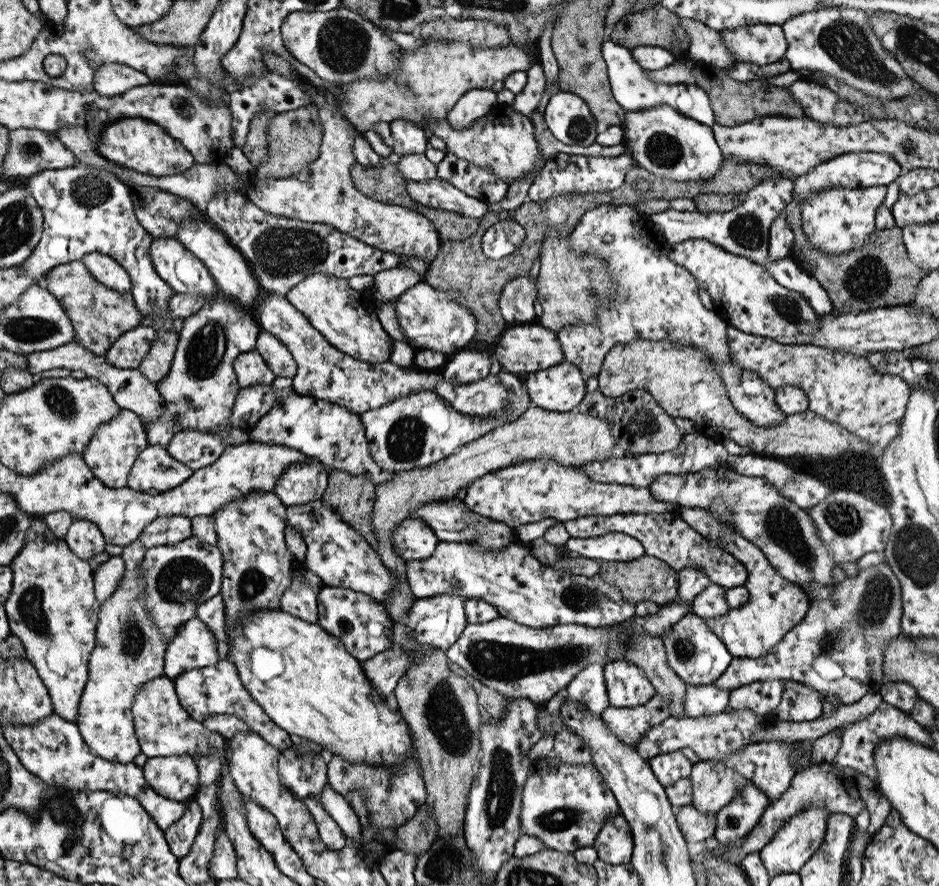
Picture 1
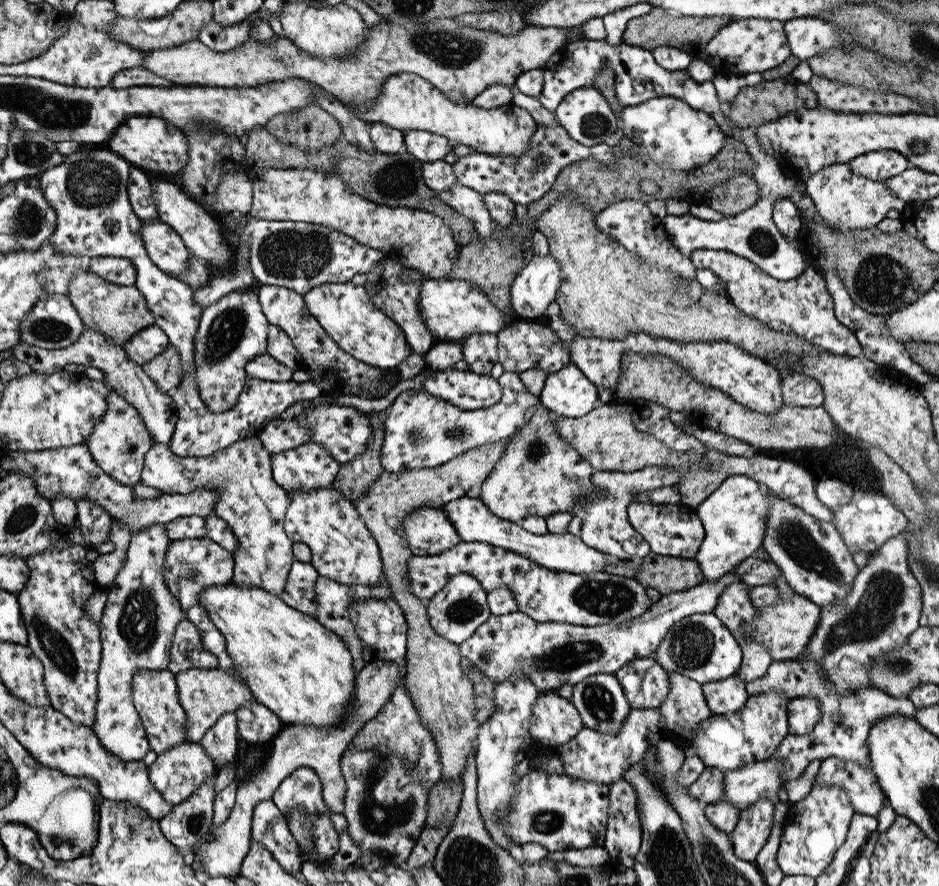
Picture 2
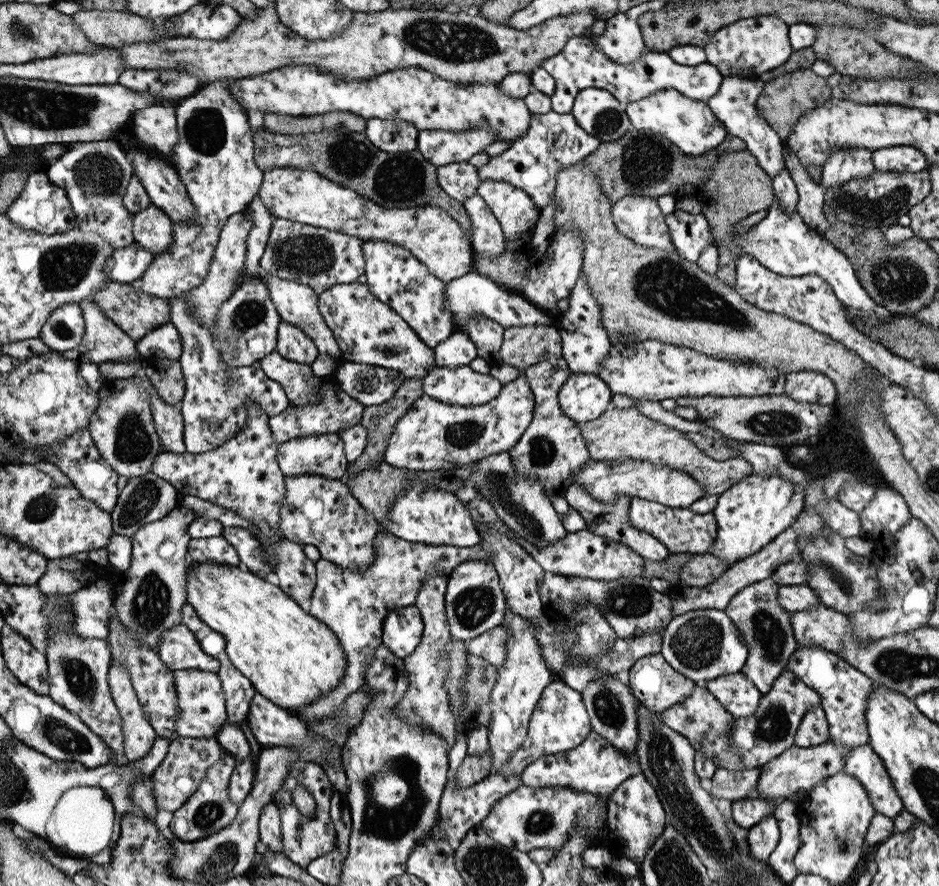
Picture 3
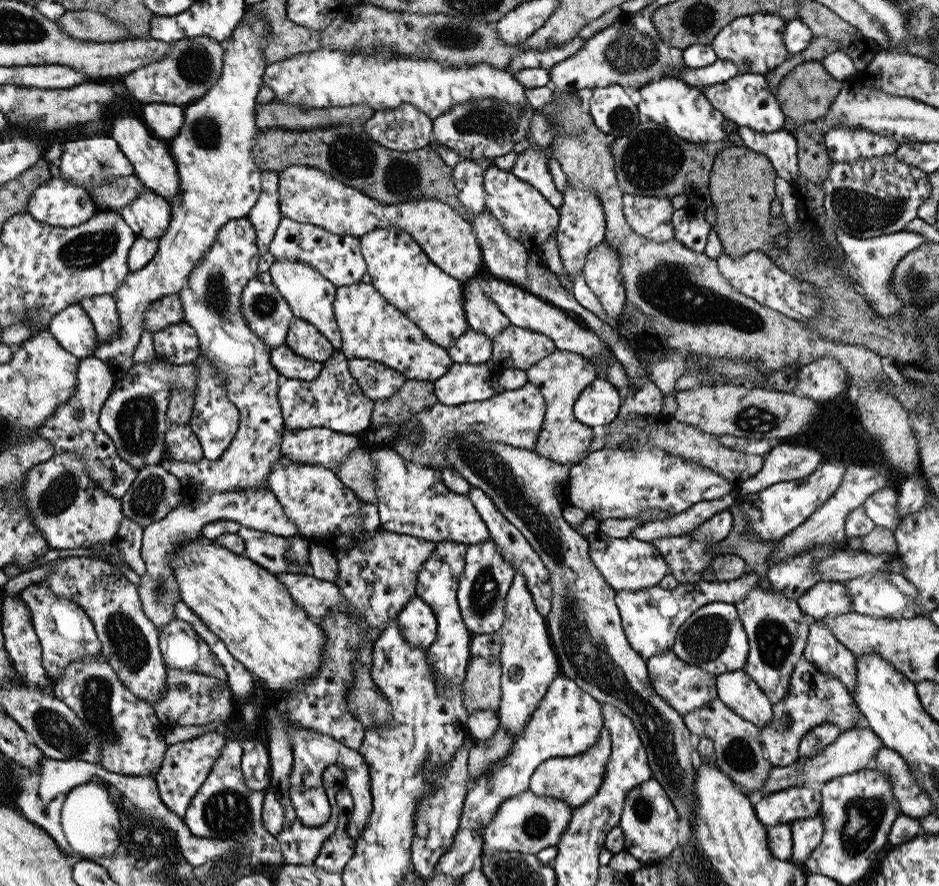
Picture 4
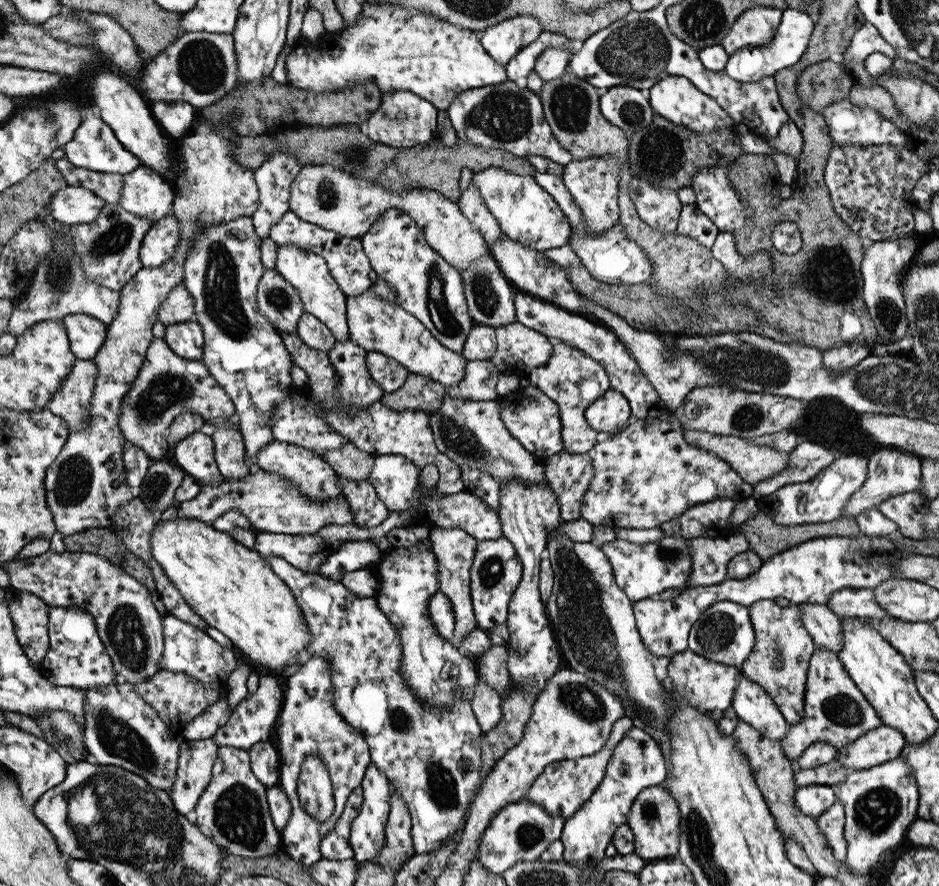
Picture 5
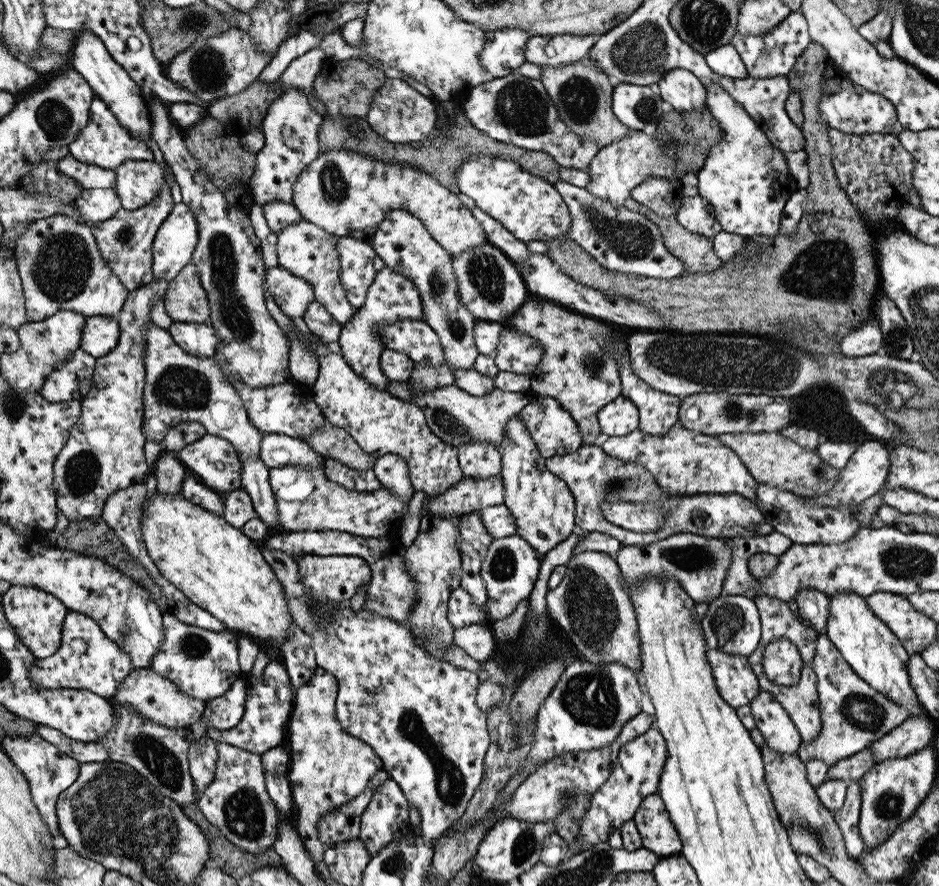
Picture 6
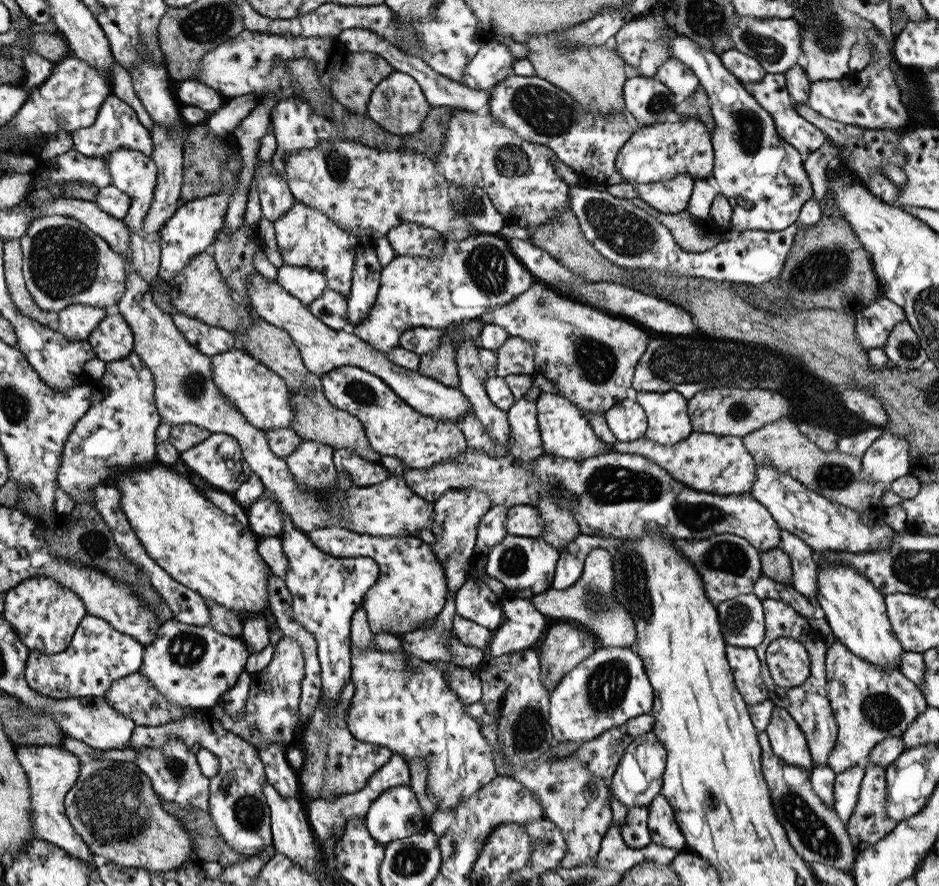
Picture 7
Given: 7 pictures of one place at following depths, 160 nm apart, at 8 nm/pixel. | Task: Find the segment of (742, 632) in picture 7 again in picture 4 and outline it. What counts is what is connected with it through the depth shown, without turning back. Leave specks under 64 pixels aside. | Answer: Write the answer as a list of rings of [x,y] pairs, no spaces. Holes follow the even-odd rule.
[[[711,602],[695,610],[680,625],[671,651],[680,661],[712,675],[743,670],[749,655],[749,640],[735,604]]]

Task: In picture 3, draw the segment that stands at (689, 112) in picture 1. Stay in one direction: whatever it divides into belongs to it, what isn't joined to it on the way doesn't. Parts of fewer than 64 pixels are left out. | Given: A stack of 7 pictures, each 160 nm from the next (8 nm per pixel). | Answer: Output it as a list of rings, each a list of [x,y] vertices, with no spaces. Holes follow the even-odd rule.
[[[575,36],[567,40],[566,46],[558,54],[541,62],[541,67],[554,77],[554,94],[550,96],[551,110],[558,114],[570,113],[578,92],[592,87],[607,90],[618,102],[625,105],[665,88],[674,88],[688,98],[709,102],[718,92],[724,78],[711,64],[684,66],[674,62],[667,52],[648,51],[634,62],[620,64],[610,60],[598,47],[590,45],[590,39],[586,36]]]

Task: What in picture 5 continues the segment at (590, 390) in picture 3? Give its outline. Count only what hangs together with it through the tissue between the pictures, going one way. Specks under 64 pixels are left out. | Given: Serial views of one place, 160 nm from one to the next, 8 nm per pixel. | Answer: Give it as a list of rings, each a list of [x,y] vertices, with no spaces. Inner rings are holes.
[[[610,387],[600,398],[591,402],[584,412],[588,424],[605,436],[618,430],[628,420],[631,408],[624,395]]]

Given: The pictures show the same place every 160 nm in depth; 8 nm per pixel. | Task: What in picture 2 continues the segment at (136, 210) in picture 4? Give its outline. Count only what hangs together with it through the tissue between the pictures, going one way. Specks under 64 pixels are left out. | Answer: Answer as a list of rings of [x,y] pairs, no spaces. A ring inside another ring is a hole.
[[[160,218],[143,223],[141,234],[149,258],[171,277],[185,272],[190,266],[190,251],[174,228],[162,223]]]

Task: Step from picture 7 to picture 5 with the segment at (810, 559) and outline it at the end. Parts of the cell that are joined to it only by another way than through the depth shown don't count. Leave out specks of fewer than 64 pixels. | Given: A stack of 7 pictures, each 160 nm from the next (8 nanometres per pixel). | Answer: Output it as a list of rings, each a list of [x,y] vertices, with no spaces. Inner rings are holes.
[[[804,602],[799,606],[801,621],[817,648],[839,654],[843,647],[842,618],[834,614],[826,604]]]

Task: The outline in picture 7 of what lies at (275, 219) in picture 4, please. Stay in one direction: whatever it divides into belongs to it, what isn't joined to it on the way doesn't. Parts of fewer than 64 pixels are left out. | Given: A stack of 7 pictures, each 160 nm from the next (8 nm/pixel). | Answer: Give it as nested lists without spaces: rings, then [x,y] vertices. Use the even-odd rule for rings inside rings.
[[[284,99],[278,101],[274,108],[271,108],[269,120],[272,125],[274,136],[276,136],[276,151],[270,159],[270,164],[278,174],[285,177],[285,160],[291,152],[301,148],[314,148],[319,142],[333,137],[334,126],[322,115],[313,112],[311,106],[302,99]]]

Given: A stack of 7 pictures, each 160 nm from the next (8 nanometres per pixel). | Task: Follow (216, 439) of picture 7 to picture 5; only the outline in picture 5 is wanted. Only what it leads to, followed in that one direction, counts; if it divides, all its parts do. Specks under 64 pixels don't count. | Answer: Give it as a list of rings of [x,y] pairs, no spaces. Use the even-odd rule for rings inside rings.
[[[201,431],[190,434],[173,448],[176,465],[201,484],[218,486],[228,480],[218,471],[215,446],[211,436]]]

